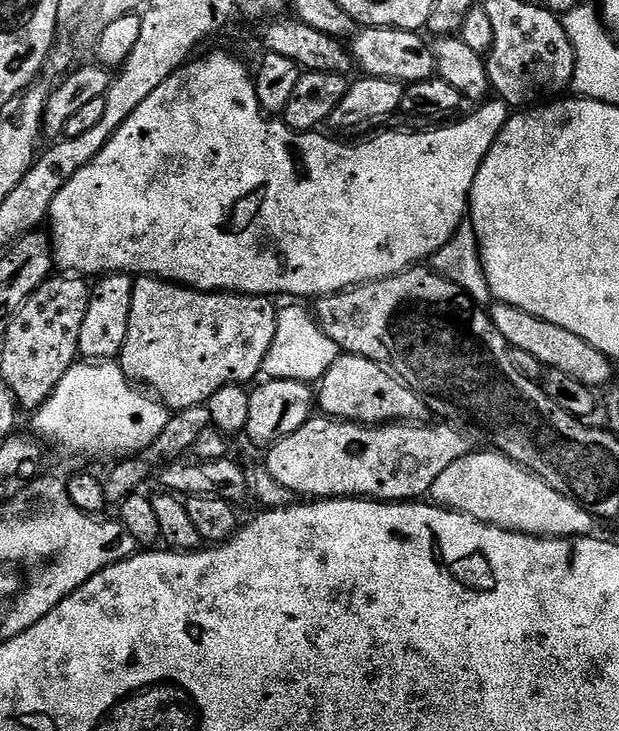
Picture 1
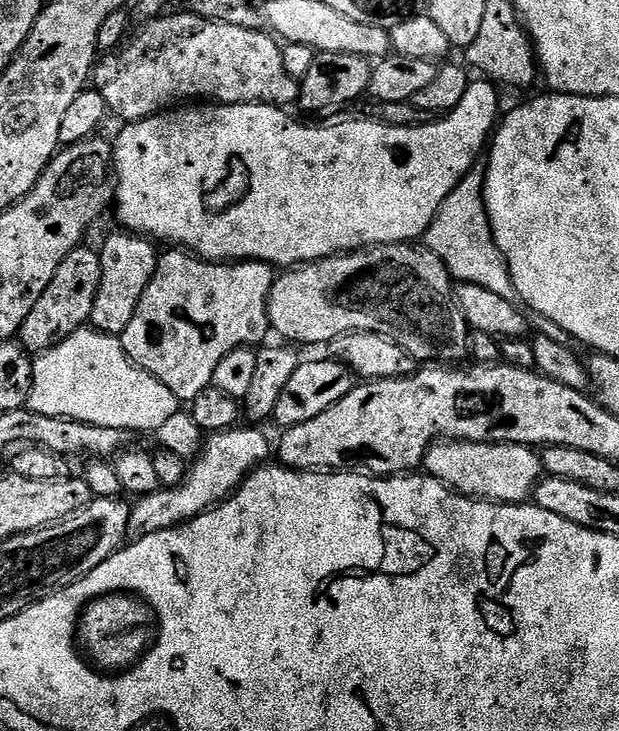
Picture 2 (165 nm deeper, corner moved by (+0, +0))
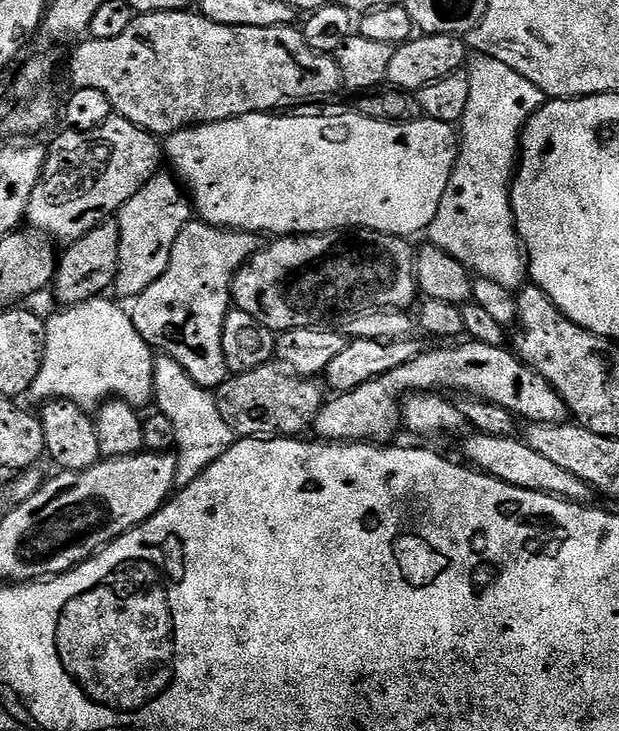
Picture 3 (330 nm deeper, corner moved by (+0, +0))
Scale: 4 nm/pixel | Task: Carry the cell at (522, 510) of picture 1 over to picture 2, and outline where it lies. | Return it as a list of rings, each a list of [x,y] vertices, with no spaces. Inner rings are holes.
[[[441,440],[432,445],[424,456],[422,465],[423,471],[427,475],[433,476],[434,479],[440,480],[443,484],[448,485],[454,492],[460,493],[462,496],[471,496],[474,500],[491,500],[493,504],[522,504],[525,503],[535,493],[536,485],[542,479],[542,469],[540,467],[539,455],[531,447],[522,444],[475,444],[469,440]]]

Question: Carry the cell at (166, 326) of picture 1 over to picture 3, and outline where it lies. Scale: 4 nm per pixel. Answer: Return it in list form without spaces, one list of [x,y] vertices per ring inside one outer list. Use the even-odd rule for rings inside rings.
[[[193,218],[174,238],[166,274],[150,290],[135,297],[136,305],[130,308],[134,326],[145,342],[157,353],[174,358],[203,388],[215,390],[230,375],[222,354],[222,330],[234,304],[232,283],[241,266],[265,246],[265,237],[259,232],[219,228]]]

